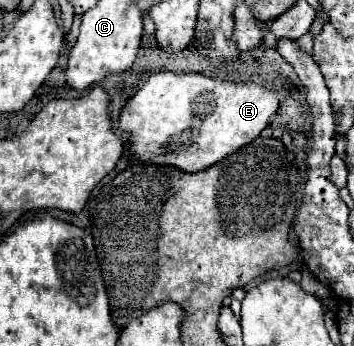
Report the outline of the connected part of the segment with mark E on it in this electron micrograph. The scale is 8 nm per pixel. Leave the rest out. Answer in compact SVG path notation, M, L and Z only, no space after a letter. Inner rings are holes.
M156 72L122 108L118 130L130 134L134 160L200 172L260 136L276 110L278 94L260 84L236 84L196 72Z

